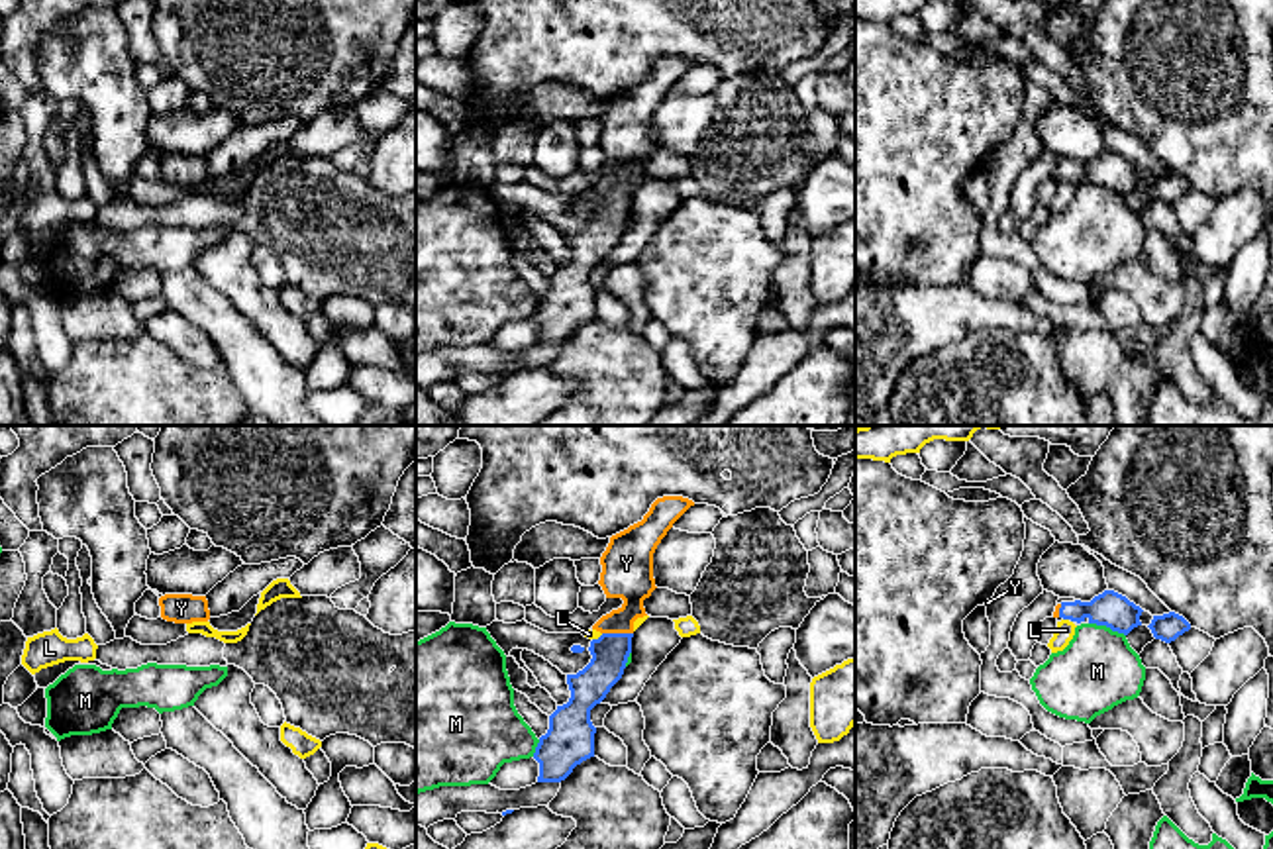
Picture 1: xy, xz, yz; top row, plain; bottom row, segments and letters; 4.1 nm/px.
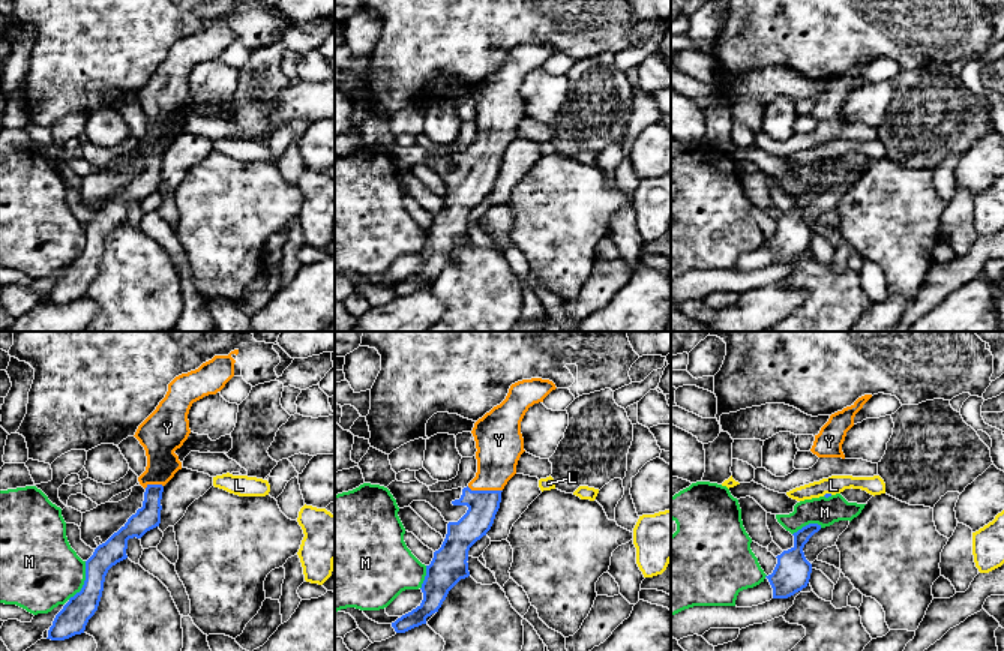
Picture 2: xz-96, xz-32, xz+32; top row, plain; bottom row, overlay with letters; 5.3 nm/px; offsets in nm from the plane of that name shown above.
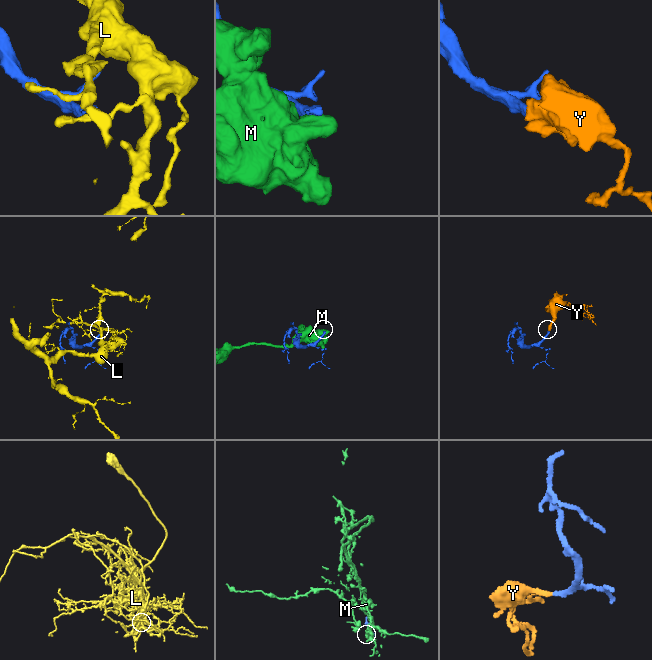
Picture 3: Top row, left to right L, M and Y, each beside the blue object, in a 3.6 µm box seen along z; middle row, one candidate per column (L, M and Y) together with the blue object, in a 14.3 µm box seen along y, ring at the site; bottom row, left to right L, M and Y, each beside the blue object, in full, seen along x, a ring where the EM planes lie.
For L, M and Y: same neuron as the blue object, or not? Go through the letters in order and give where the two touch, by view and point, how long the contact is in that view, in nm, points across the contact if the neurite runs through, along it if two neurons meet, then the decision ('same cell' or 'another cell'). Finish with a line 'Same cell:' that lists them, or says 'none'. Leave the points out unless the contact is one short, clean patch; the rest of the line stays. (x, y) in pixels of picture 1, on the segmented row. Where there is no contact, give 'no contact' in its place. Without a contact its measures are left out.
L: meets blue in yz at (1066, 618); contact 30 nm long; another cell
M: meets blue in yz at (1107, 626); contact 160 nm long; another cell
Y: meets blue in xz at (618, 634); contact 130 nm long; runs through xz (589, 687), (607, 667), (618, 634), (630, 610), (628, 575); same cell
Same cell: Y

